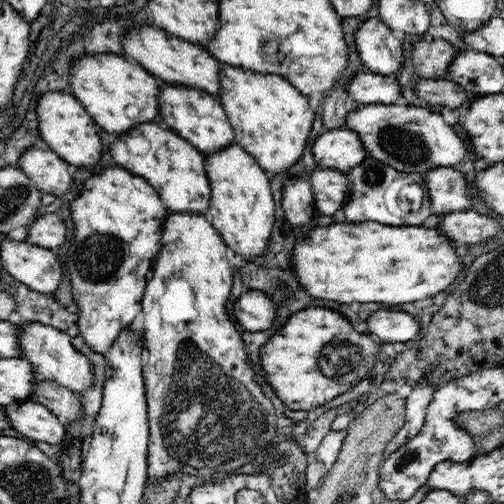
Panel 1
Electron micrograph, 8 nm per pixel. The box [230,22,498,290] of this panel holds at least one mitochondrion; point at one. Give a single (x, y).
(406, 145)

